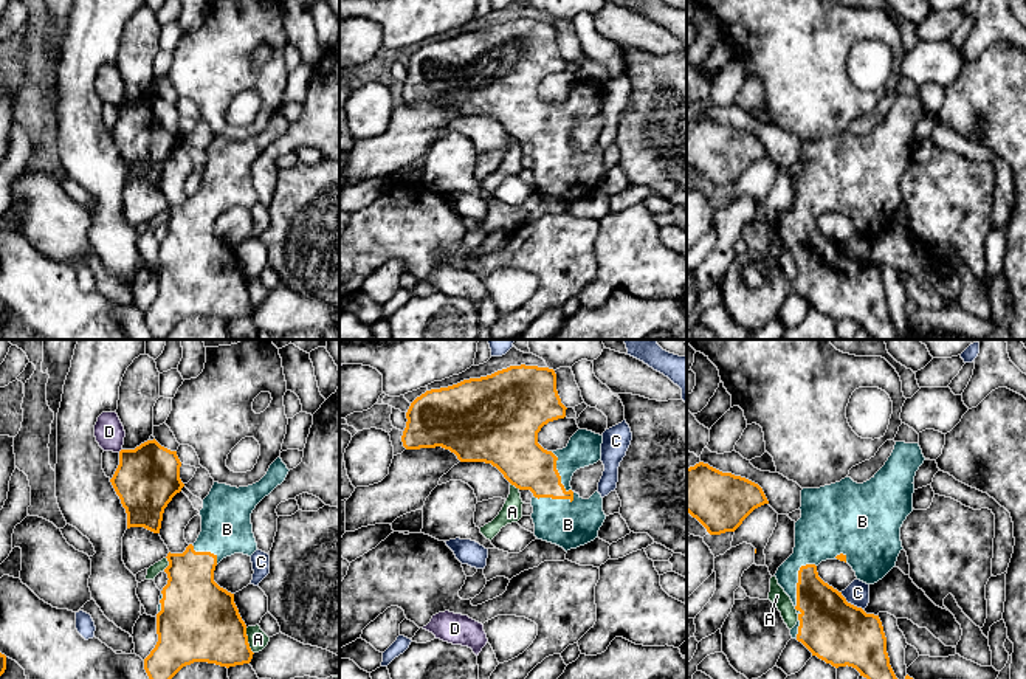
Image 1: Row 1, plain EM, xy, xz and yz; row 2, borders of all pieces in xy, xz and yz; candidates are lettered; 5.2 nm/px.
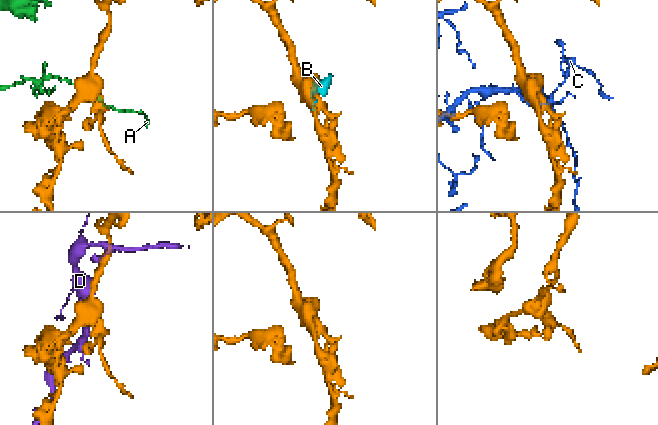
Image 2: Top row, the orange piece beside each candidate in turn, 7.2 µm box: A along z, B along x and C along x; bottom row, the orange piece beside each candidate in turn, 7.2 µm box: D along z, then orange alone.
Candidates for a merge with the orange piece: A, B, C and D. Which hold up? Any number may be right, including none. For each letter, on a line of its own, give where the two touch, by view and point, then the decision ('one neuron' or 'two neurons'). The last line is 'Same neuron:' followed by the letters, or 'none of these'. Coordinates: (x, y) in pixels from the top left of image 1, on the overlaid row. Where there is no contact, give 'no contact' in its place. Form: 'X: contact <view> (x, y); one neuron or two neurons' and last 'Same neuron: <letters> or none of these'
A: contact xy (247, 641); two neurons
B: contact xz (560, 479); one neuron
C: contact yz (850, 603); two neurons
D: no contact; two neurons
Same neuron: B

